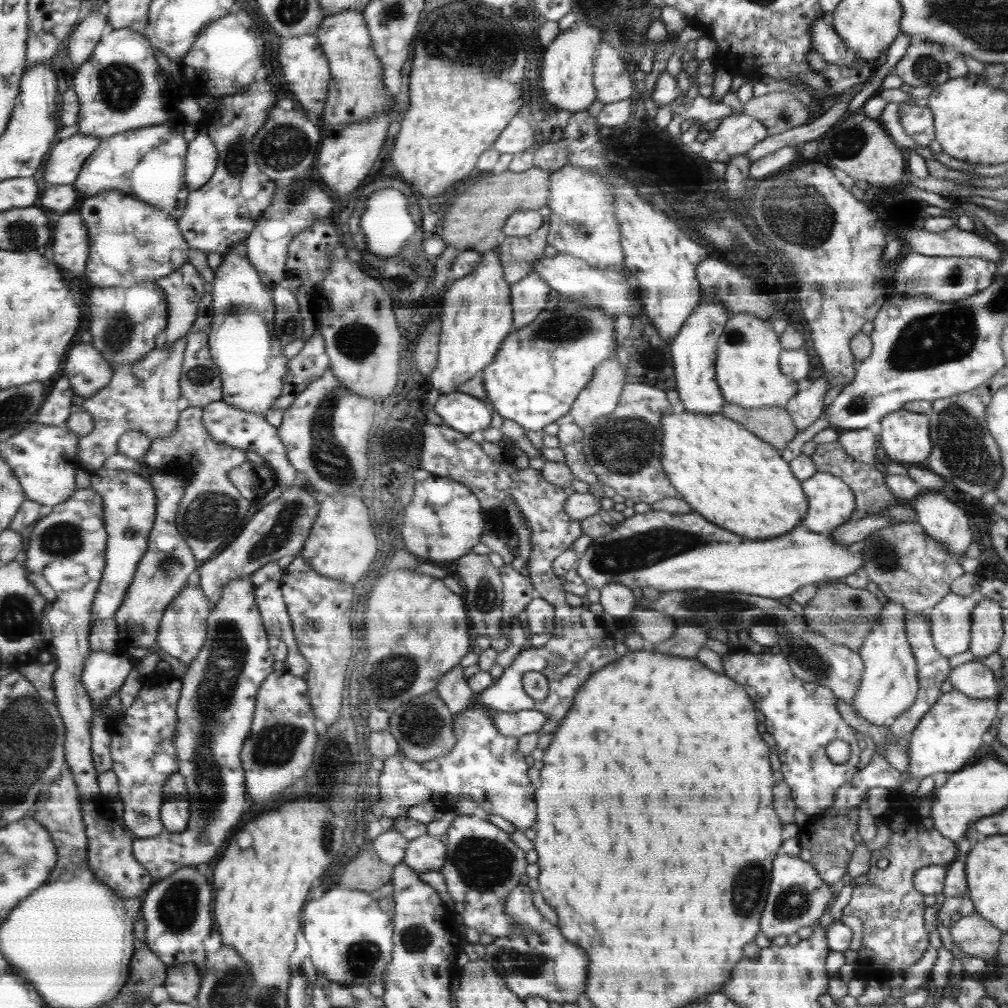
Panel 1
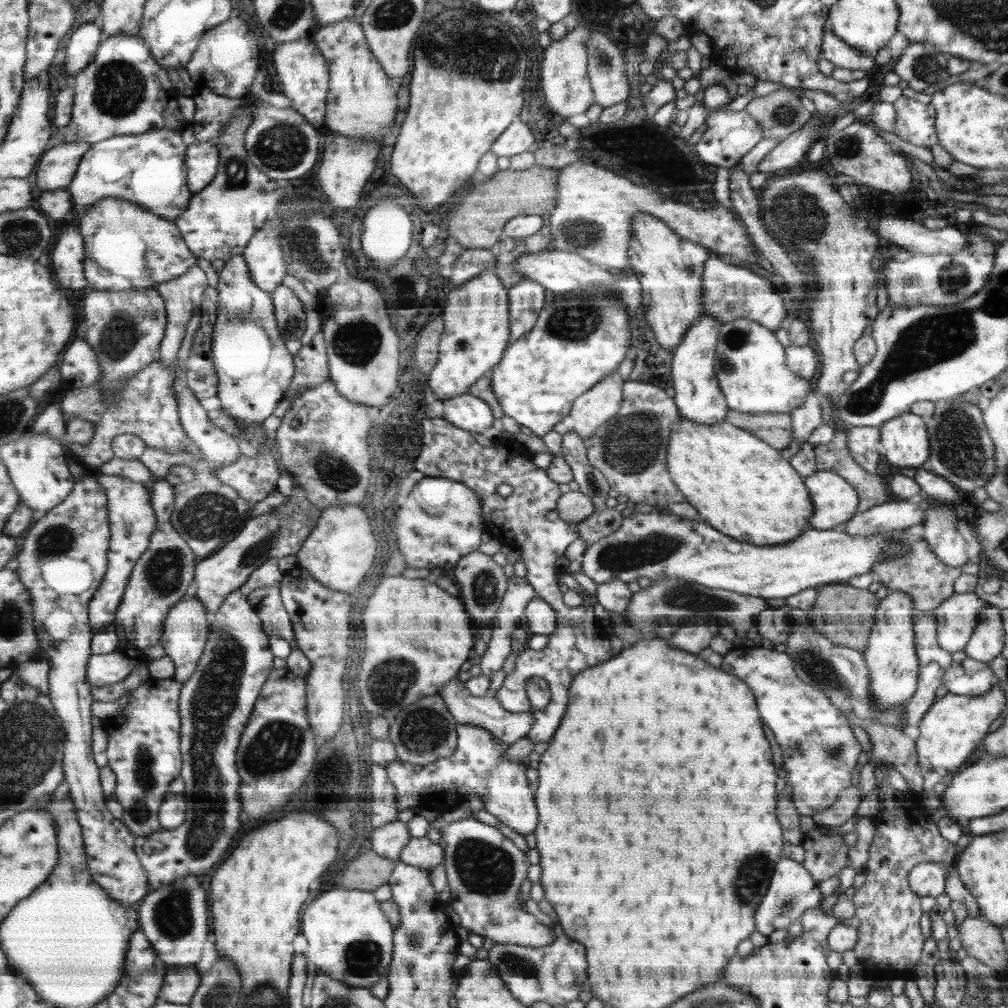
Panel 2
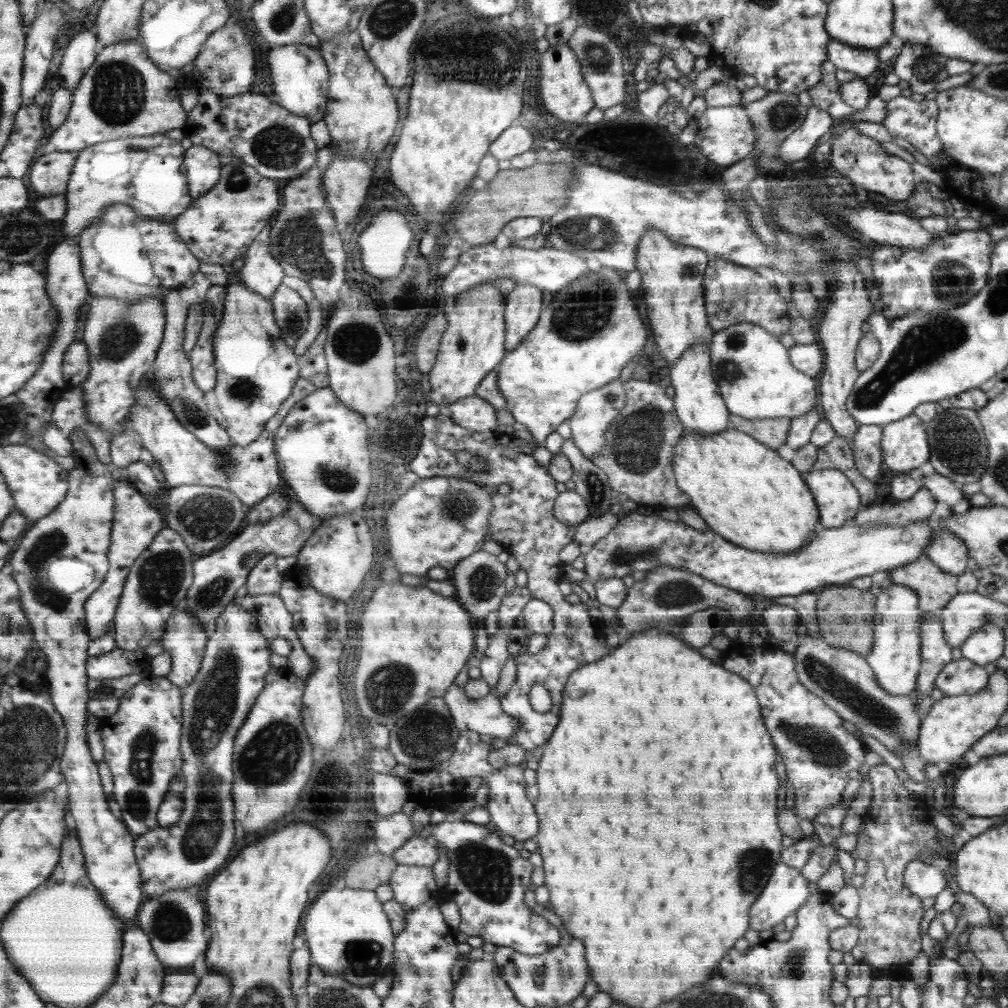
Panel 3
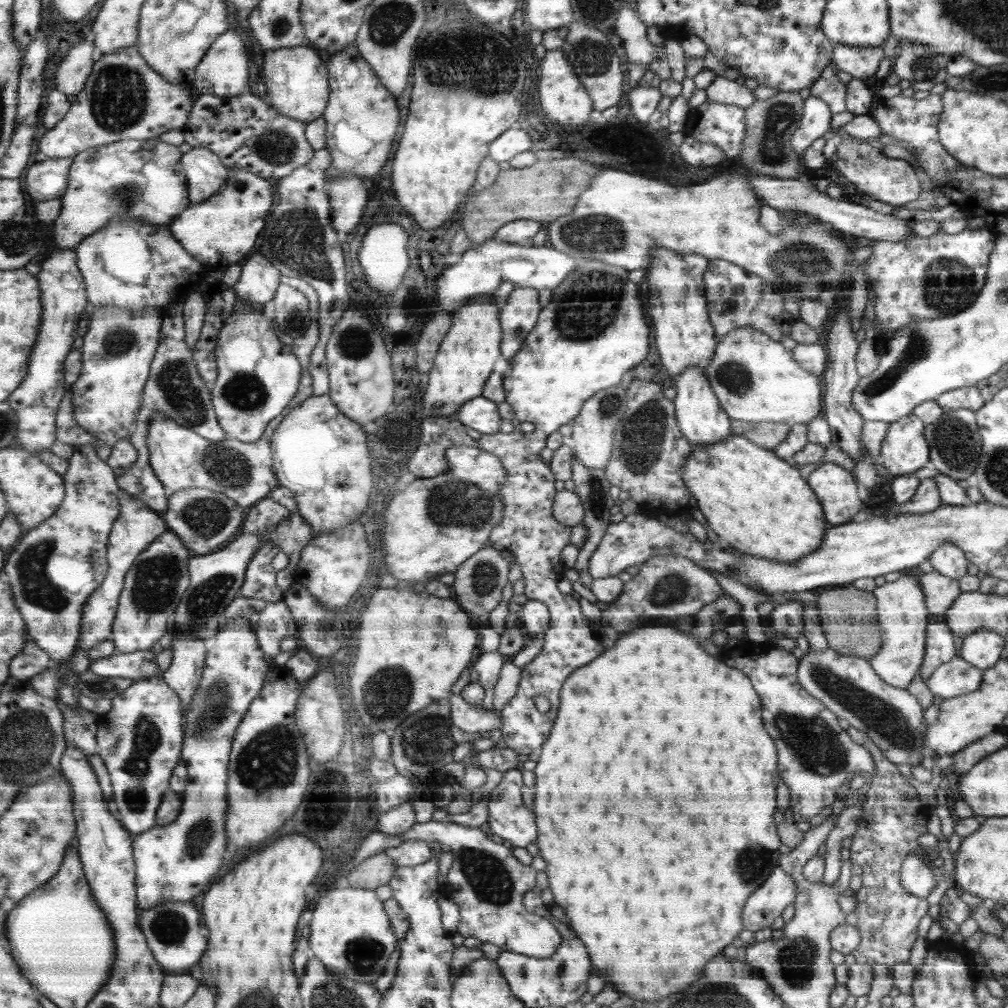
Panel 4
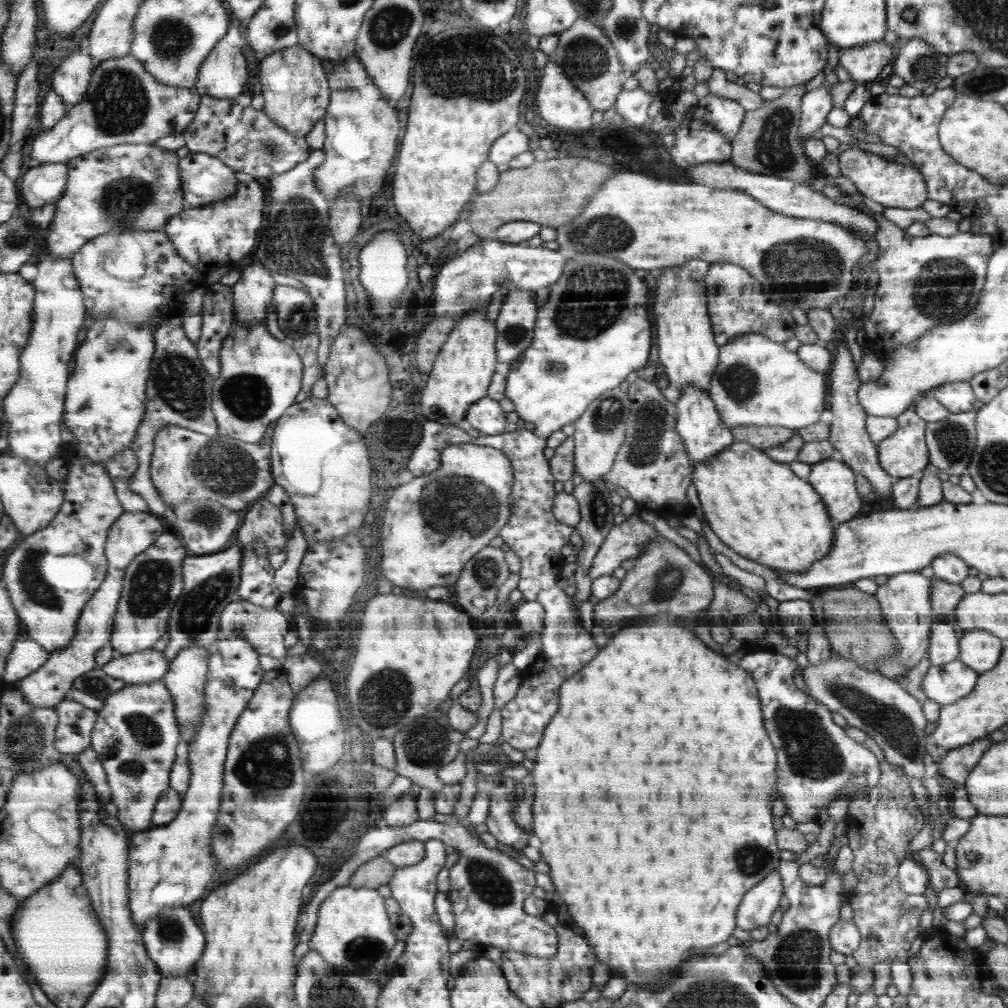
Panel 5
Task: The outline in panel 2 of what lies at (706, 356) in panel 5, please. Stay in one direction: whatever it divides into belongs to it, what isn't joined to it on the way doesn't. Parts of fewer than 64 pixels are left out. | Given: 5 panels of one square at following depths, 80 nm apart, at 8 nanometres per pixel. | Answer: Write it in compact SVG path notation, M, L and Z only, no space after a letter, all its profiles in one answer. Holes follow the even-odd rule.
M637 212L631 228L630 264L628 272L638 278L642 290L642 307L646 320L654 331L655 341L664 352L673 356L684 335L688 333L695 320L704 314L702 304L702 271L708 260L706 247L680 238L665 223L649 212Z

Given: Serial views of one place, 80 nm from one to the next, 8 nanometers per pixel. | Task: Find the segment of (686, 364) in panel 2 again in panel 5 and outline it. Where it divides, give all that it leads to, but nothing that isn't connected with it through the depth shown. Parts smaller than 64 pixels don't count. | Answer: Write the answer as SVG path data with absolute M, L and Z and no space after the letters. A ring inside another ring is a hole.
M687 386L678 400L678 434L685 441L686 451L694 464L708 461L733 444L732 430L720 421L720 414L712 402L708 391L698 390L696 386Z

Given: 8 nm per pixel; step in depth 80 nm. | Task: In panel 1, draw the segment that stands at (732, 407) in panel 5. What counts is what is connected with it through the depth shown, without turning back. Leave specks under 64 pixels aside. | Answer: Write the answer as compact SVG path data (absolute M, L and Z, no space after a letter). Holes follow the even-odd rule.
M739 313L730 317L724 326L726 334L722 334L722 342L717 342L718 353L718 382L722 382L722 394L726 394L725 403L737 403L746 408L760 408L766 406L785 408L790 399L796 396L797 381L787 377L781 371L780 358L784 353L778 334L766 320L757 318L749 313Z

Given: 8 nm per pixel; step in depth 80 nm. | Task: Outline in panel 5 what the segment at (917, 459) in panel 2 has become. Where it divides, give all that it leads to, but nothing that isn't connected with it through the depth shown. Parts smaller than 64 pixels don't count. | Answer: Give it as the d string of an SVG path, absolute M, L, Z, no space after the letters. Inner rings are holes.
M913 406L896 418L898 428L877 446L885 471L896 479L908 478L928 467L928 450L924 442L926 421Z

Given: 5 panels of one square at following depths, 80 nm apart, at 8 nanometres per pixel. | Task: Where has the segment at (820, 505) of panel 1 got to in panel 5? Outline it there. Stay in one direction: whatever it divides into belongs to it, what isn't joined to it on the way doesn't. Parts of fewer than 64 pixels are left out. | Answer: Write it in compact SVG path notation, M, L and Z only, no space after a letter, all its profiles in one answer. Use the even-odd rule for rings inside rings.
M834 456L830 459L811 465L810 474L806 477L817 493L821 495L825 505L828 507L829 515L839 523L844 523L856 516L860 510L860 496L854 488L854 472L843 463L840 458Z

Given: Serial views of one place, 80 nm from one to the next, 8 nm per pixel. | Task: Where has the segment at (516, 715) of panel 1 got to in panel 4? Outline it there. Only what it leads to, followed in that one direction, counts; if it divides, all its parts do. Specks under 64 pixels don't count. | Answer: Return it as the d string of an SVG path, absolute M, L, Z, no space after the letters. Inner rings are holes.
M451 694L446 700L451 704L451 719L453 725L461 731L480 732L494 729L500 729L501 724L500 712L496 712L495 708L484 710L482 703L470 704L461 697L460 694Z

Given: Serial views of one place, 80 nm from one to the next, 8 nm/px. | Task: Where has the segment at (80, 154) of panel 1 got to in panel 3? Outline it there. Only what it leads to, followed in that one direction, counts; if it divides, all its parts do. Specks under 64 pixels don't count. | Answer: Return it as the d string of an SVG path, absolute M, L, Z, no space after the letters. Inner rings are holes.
M54 151L43 155L31 170L31 186L38 196L65 194L69 178L76 166L80 151Z

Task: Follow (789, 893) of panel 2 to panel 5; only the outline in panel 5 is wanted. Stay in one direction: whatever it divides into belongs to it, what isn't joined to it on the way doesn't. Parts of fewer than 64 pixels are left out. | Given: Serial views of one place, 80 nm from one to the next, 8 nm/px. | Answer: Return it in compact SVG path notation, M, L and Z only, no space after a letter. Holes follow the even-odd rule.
M777 870L764 879L761 884L754 886L753 889L745 895L741 908L737 910L737 925L738 928L742 930L751 931L759 926L768 925L772 914L774 914L774 911L780 905L781 898L786 896L785 884Z

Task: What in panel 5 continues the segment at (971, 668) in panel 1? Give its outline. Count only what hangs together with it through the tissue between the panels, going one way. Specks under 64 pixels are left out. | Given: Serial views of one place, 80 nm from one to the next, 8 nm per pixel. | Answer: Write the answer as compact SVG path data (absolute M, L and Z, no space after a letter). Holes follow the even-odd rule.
M959 658L944 665L931 665L922 680L922 690L929 700L944 706L966 696L976 686L978 675Z

